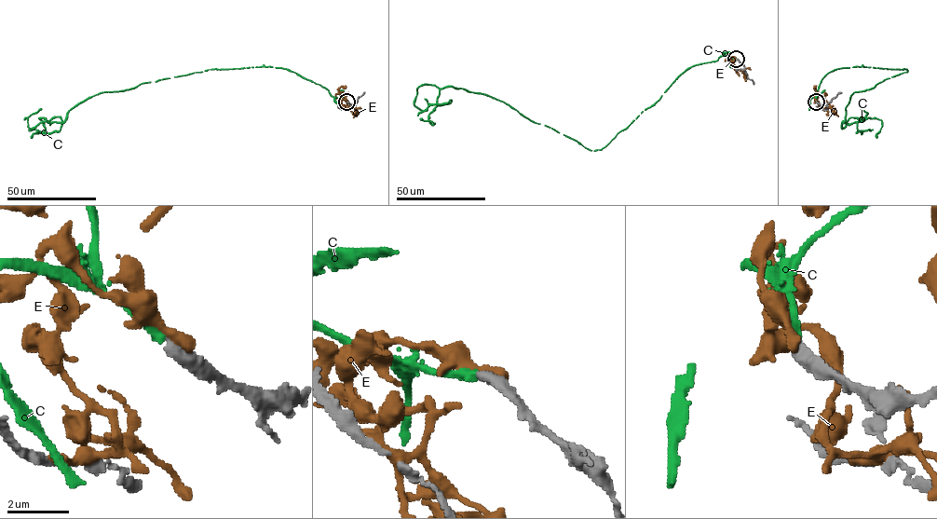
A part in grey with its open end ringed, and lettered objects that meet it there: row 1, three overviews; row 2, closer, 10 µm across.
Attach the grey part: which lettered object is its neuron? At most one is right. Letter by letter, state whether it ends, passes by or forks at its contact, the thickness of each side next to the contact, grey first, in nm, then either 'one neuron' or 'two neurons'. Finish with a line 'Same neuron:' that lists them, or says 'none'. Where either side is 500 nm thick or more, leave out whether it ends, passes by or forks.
C: it ends; calibres 400 and 320 nm; one neuron
E: it ends; calibres 460 and 400 nm; two neurons
Same neuron: C

